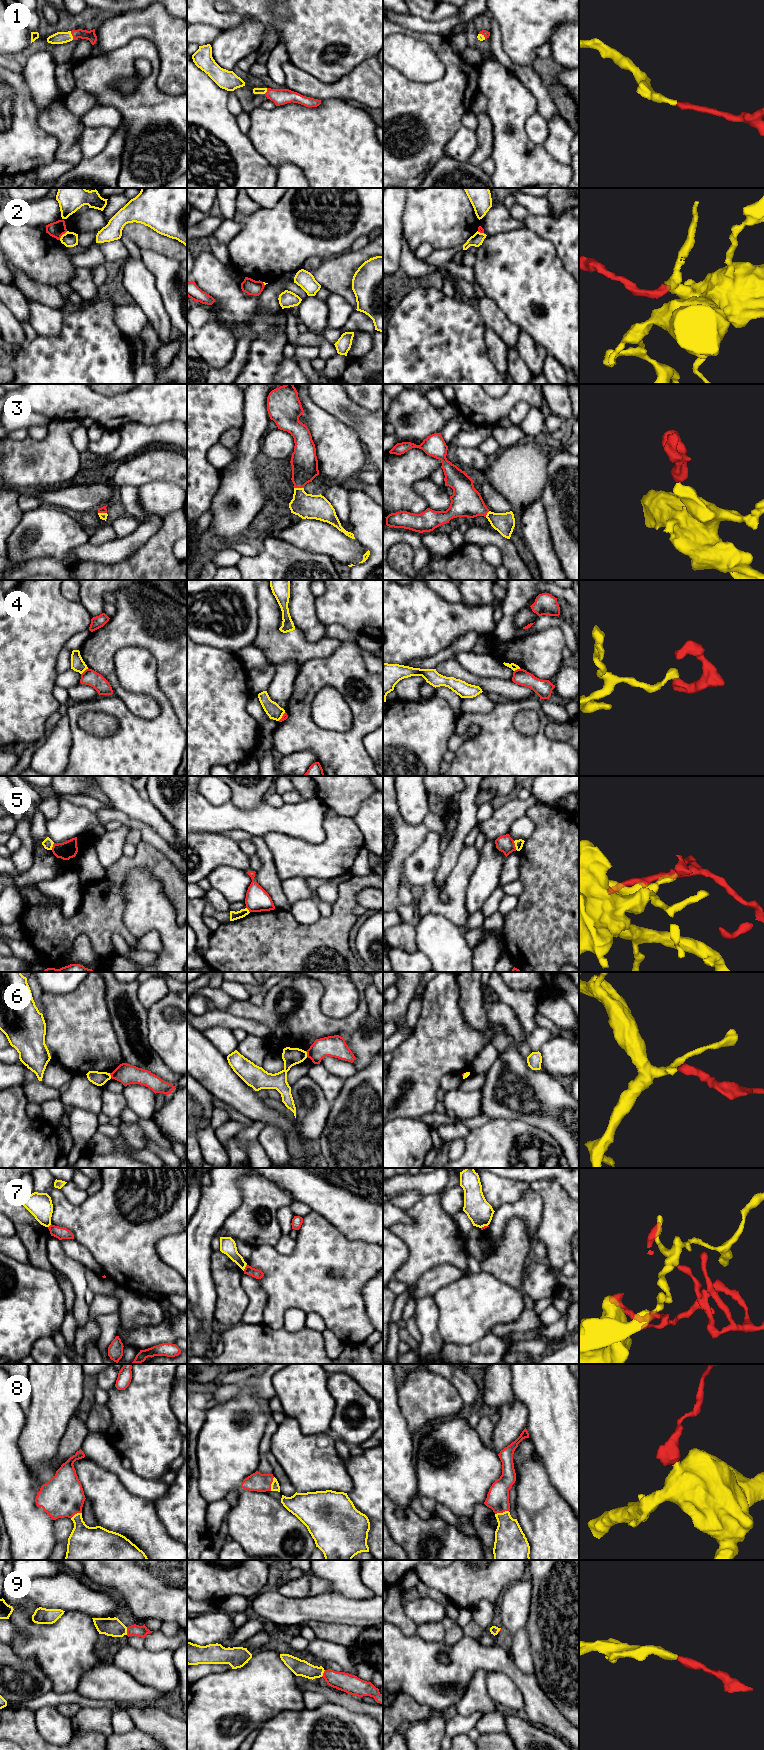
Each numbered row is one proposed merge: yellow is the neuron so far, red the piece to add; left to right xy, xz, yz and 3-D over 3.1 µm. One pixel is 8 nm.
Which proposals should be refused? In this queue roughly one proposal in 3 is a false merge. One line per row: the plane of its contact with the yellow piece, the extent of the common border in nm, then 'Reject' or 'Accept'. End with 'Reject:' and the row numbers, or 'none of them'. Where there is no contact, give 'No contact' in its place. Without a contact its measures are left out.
1: Touches yellow in xy. Shared border 80 nm. Accept
2: Touches yellow in xy. Shared border 100 nm. Reject
3: Touches yellow in xz. Shared border 80 nm. Accept
4: Touches yellow in xy. Shared border 80 nm. Reject
5: Touches yellow in yz. Shared border 80 nm. Reject
6: Touches yellow in xz. Shared border 50 nm. Reject
7: Touches yellow in xz. Shared border 60 nm. Reject
8: Touches yellow in xz. Shared border 120 nm. Accept
9: Touches yellow in xy. Shared border 60 nm. Accept
Reject: 2, 4, 5, 6, 7

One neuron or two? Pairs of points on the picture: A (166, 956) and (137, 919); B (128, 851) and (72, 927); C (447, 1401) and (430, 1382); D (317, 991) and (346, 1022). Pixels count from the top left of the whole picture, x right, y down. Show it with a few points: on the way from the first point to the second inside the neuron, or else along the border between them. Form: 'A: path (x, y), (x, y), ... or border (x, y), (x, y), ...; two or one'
A: path (168, 943), (168, 935), (150, 919); one
B: border (136, 846), (136, 852), (132, 856), (123, 856); two
C: path (442, 1396), (433, 1387); one
D: path (315, 1004), (315, 1011), (327, 1023), (333, 1023); one

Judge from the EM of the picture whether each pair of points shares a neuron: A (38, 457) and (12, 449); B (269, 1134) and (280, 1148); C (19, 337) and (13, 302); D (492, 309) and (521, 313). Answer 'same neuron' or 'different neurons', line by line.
A: same neuron
B: same neuron
C: same neuron
D: different neurons

